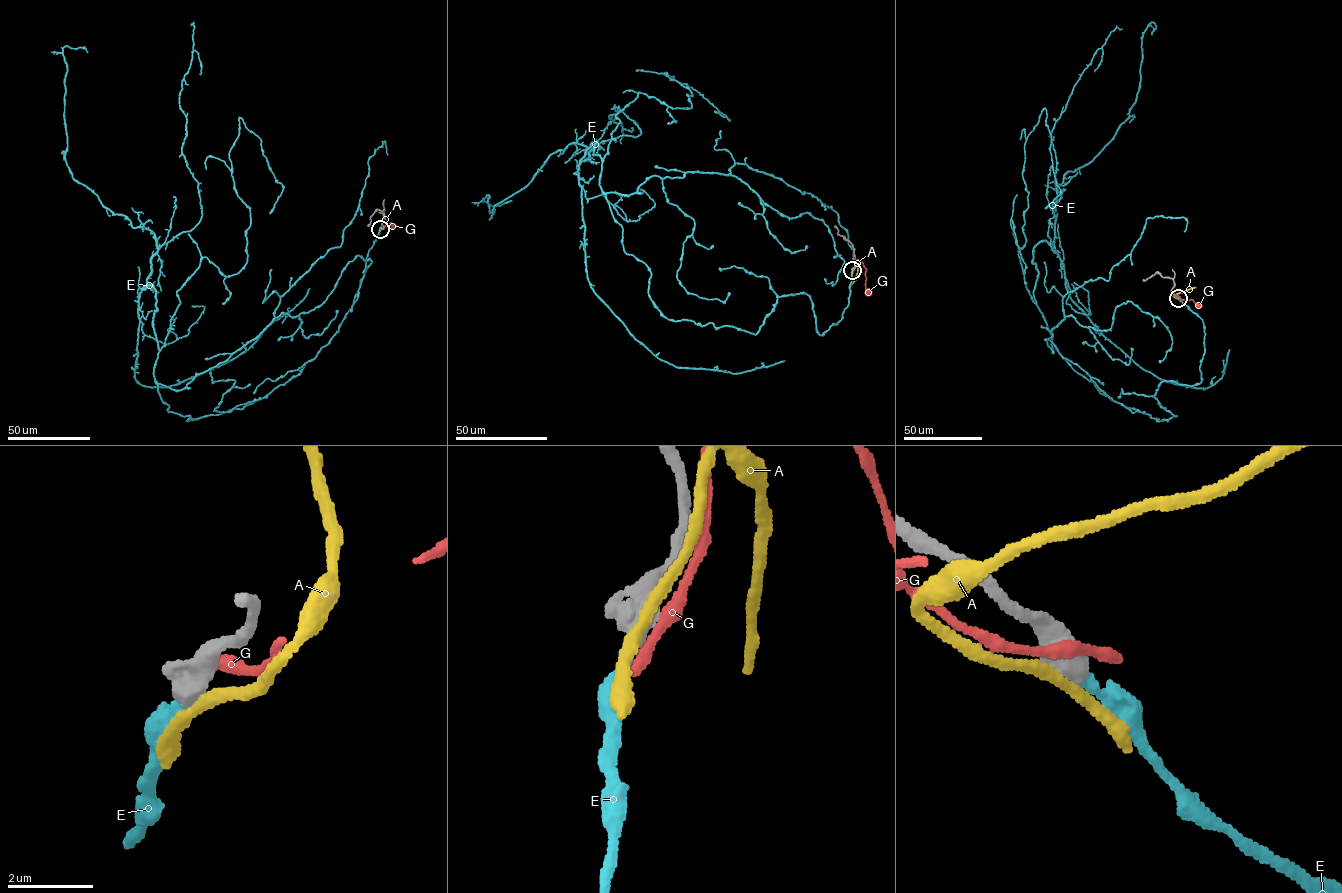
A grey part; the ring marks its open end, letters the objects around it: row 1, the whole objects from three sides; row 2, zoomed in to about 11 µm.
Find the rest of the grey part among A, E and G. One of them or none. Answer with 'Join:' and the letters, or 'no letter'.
Join: E

